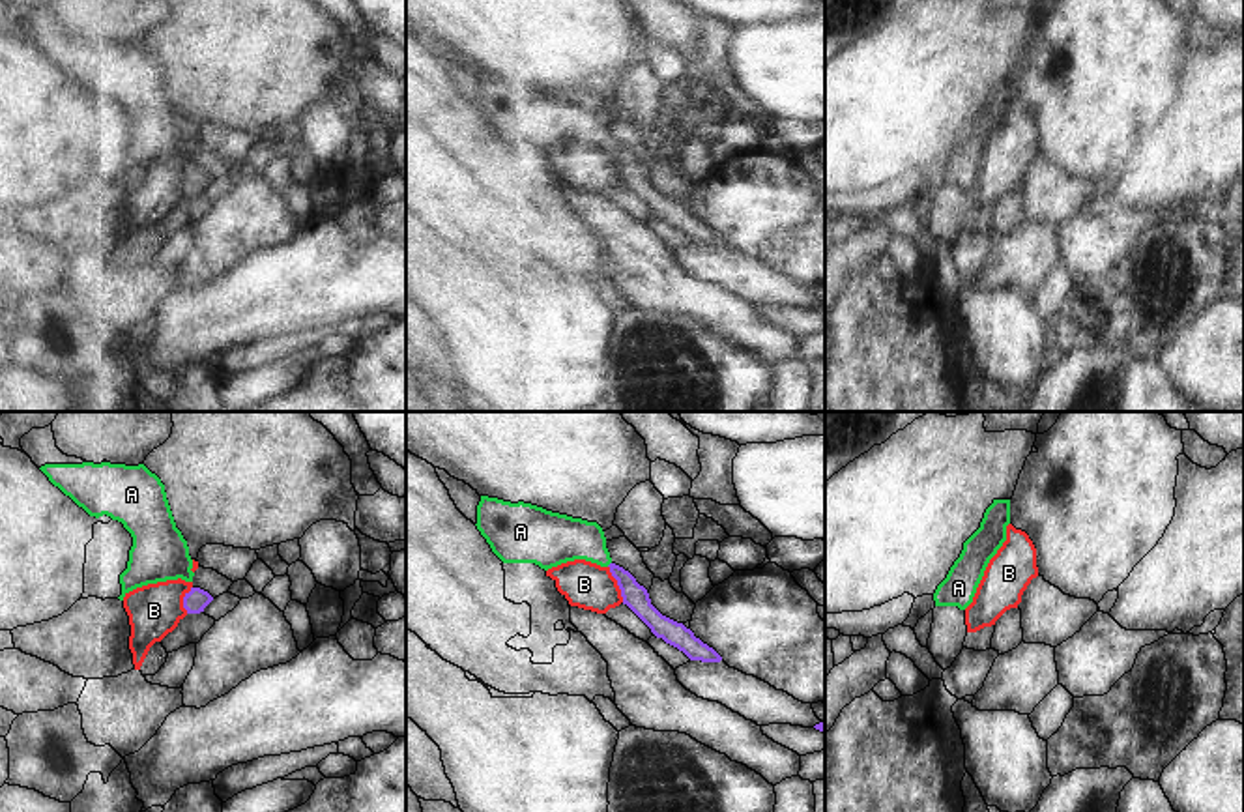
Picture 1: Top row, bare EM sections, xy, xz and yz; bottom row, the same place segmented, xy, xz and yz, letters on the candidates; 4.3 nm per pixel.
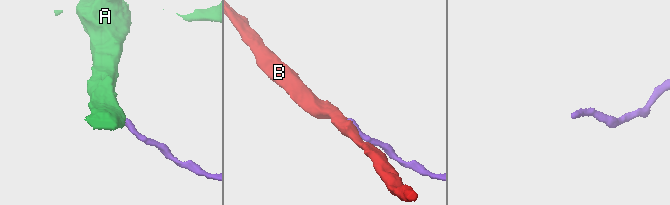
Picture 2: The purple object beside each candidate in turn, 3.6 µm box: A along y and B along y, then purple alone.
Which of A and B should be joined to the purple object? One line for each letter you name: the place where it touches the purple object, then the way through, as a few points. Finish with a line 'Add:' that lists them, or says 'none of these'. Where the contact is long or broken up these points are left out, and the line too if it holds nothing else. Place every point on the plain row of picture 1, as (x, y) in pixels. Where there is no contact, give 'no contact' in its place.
A: no contact
Add: A

